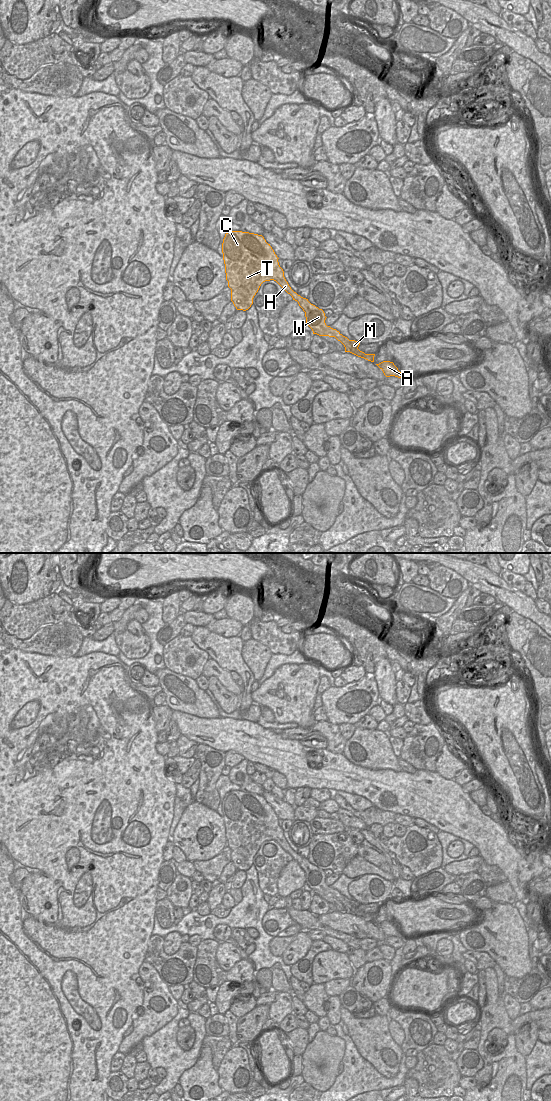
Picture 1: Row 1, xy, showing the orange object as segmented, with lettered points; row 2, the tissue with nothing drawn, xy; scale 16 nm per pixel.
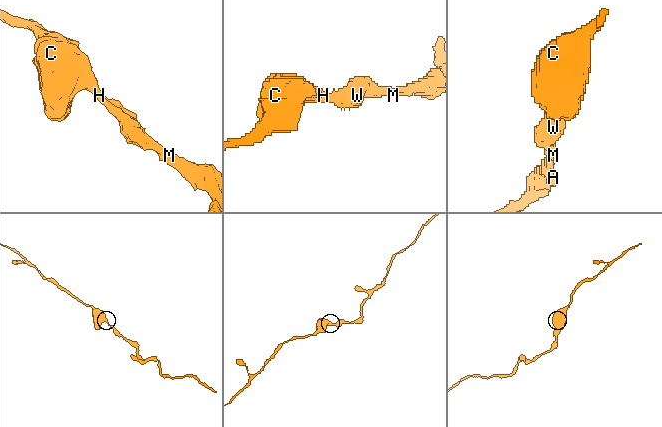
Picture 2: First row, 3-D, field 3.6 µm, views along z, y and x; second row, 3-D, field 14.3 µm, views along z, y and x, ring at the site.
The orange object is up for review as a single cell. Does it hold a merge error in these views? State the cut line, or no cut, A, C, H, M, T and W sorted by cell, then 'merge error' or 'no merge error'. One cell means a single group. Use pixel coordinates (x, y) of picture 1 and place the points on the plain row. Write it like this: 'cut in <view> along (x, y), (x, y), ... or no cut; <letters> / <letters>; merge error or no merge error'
no cut; A C H M T W; no merge error

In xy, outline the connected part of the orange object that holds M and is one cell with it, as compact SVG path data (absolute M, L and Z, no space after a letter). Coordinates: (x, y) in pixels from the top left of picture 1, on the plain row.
M230 791L223 799L222 813L231 861L237 870L248 870L261 844L274 840L298 862L313 894L335 897L344 905L345 912L374 922L375 914L365 914L358 909L360 903L349 900L336 889L327 886L324 871L291 849L279 825L279 818L262 795Z

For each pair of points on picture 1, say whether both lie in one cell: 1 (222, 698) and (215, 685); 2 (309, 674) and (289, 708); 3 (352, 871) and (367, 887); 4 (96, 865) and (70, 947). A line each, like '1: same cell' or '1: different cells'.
1: same cell
2: same cell
3: different cells
4: same cell

